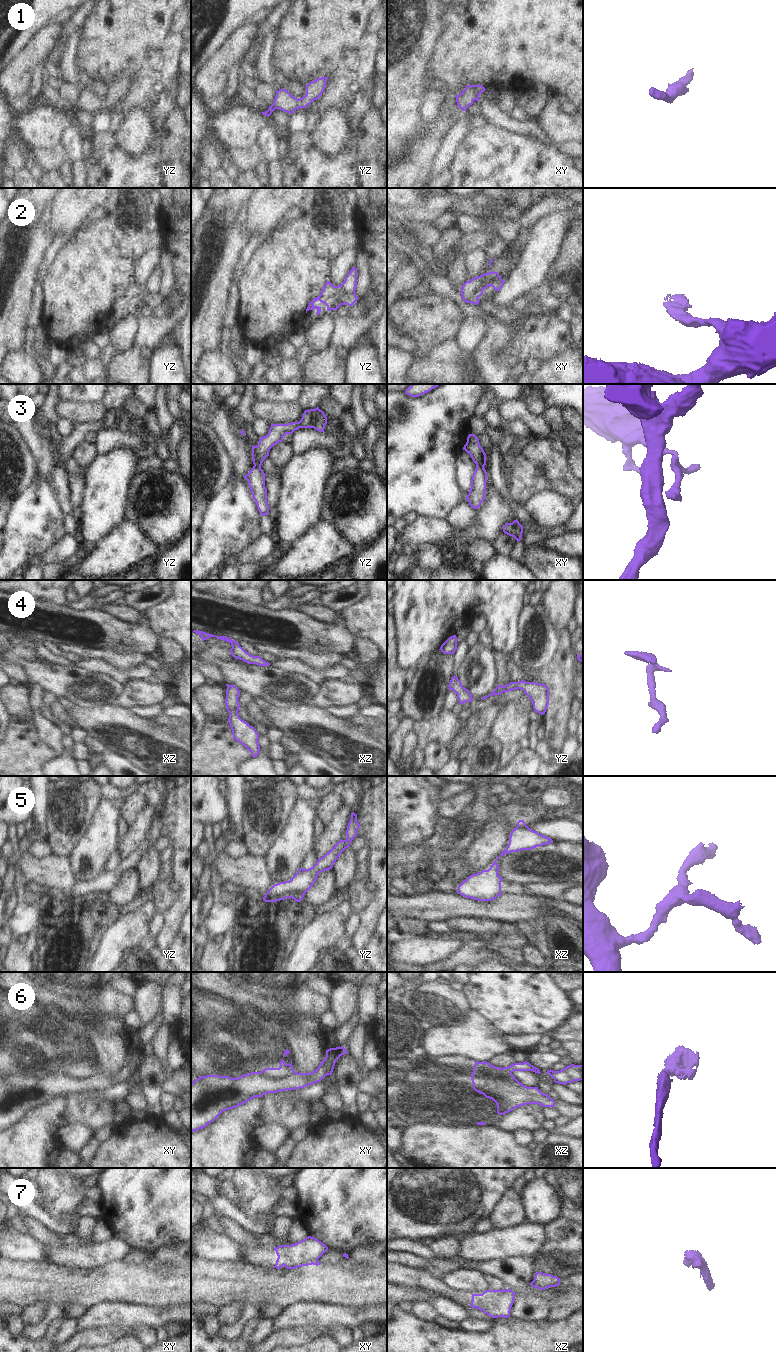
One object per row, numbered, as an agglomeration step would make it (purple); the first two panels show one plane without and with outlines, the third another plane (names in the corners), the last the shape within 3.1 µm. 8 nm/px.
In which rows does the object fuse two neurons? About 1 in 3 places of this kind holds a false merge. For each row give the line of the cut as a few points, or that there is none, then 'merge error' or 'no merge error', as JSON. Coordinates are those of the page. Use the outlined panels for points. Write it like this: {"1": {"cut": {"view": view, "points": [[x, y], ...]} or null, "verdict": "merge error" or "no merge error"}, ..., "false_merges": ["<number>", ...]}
{"1": {"cut": null, "verdict": "no merge error"}, "2": {"cut": null, "verdict": "no merge error"}, "3": {"cut": null, "verdict": "no merge error"}, "4": {"cut": null, "verdict": "no merge error"}, "5": {"cut": null, "verdict": "no merge error"}, "6": {"cut": {"view": "xy", "points": [[291, 1062], [283, 1075], [271, 1074]]}, "verdict": "merge error"}, "7": {"cut": null, "verdict": "no merge error"}, "false_merges": ["6"]}

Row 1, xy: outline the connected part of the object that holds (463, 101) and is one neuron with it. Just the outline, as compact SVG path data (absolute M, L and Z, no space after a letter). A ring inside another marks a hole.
M466 85L466 88L457 96L456 102L460 109L466 111L473 104L473 101L479 101L479 96L486 89L482 85Z

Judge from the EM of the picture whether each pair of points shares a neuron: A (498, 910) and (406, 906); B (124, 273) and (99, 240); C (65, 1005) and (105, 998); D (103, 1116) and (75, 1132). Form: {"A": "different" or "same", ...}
{"A": "same", "B": "same", "C": "same", "D": "different"}

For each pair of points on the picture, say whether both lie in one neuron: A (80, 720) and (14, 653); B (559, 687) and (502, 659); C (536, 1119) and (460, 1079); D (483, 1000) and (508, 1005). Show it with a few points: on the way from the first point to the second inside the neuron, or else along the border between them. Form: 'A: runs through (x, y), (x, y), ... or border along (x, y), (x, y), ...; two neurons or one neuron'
A: border along (71, 704), (77, 707), (94, 707); two neurons
B: runs through (545, 676), (529, 676), (516, 672); one neuron
C: border along (538, 1103), (517, 1106), (502, 1114), (497, 1123); two neurons
D: runs through (489, 1000), (502, 1000); one neuron

